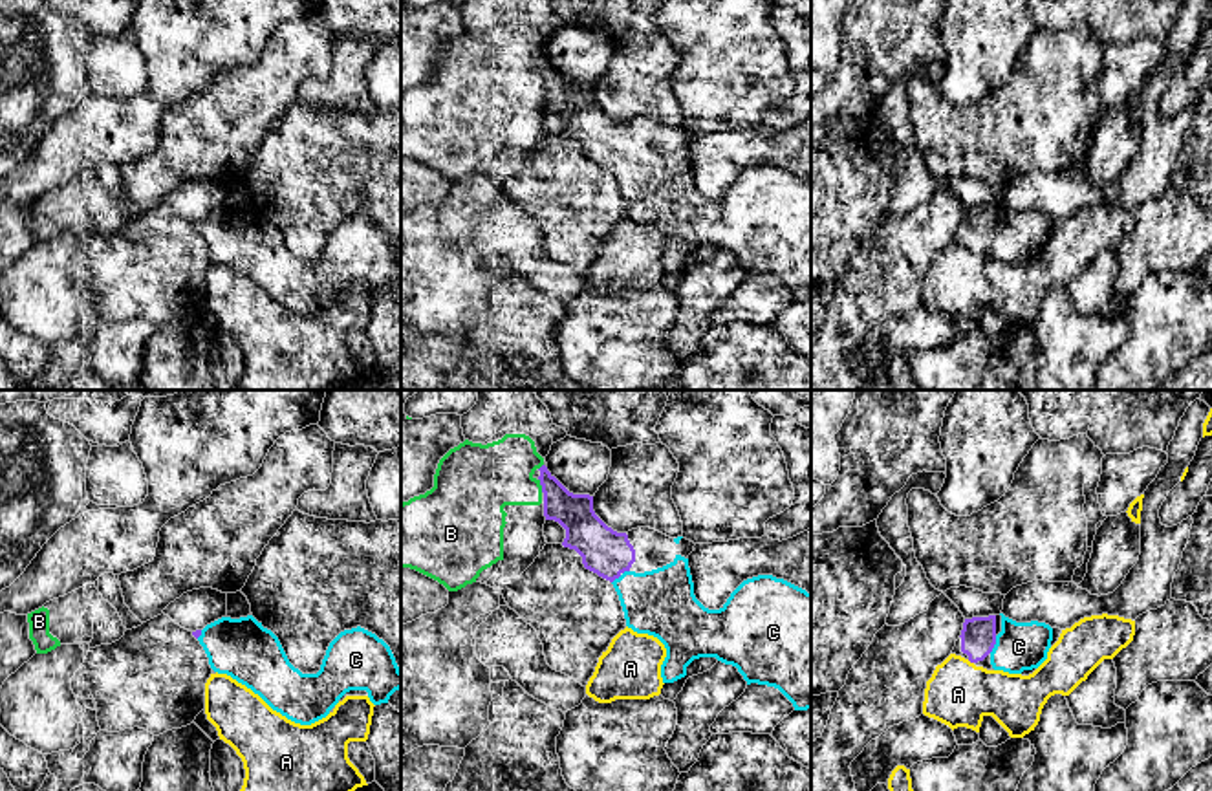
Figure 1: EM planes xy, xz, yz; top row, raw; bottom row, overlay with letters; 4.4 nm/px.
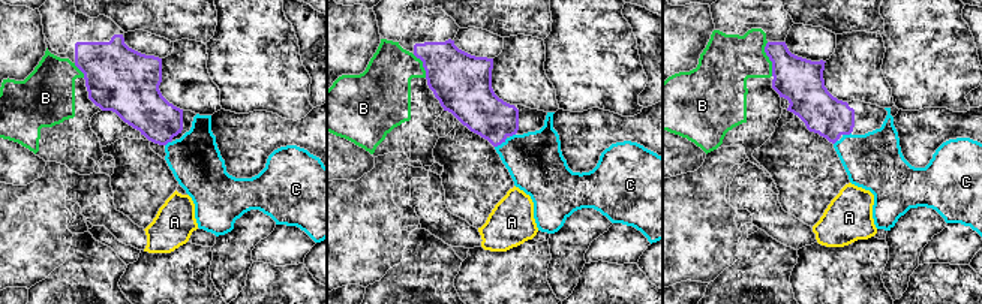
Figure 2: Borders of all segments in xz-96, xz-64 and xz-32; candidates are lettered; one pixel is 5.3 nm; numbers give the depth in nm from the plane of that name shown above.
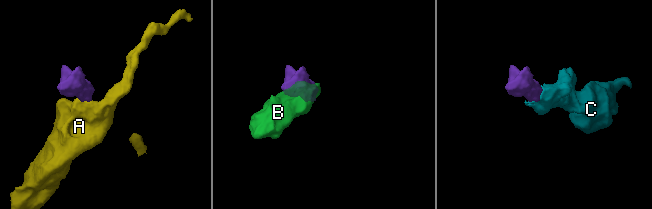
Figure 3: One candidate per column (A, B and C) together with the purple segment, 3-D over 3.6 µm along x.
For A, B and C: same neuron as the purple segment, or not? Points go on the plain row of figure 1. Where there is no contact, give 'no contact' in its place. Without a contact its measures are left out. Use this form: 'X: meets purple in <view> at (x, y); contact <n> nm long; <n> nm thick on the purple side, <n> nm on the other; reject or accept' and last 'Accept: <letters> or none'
A: meets purple in yz at (971, 251); contact 40 nm long; 160 nm thick on the purple side, 280 nm on the other; reject
B: meets purple in xz at (541, 74); contact 70 nm long; 160 nm thick on the purple side, 300 nm on the other; reject
C: meets purple in yz at (995, 233); contact 90 nm long; 160 nm thick on the purple side, 220 nm on the other; accept
Accept: C

